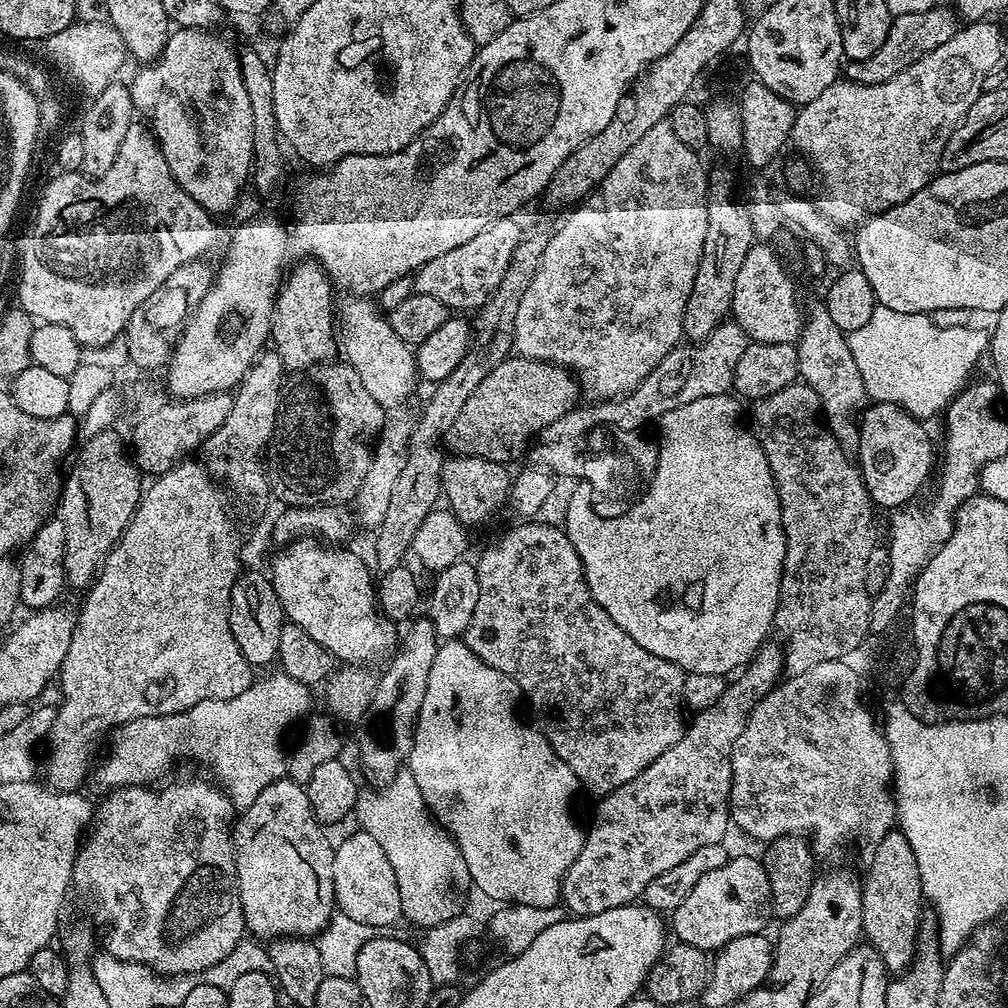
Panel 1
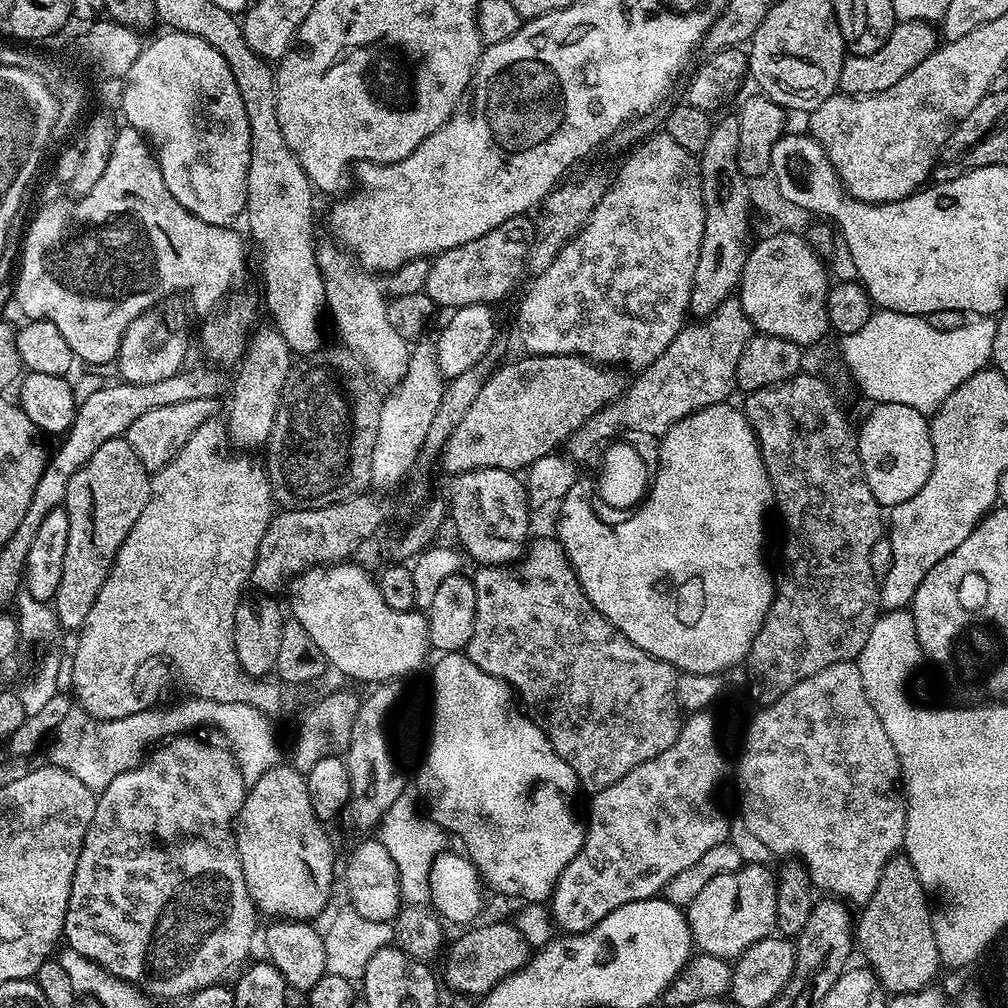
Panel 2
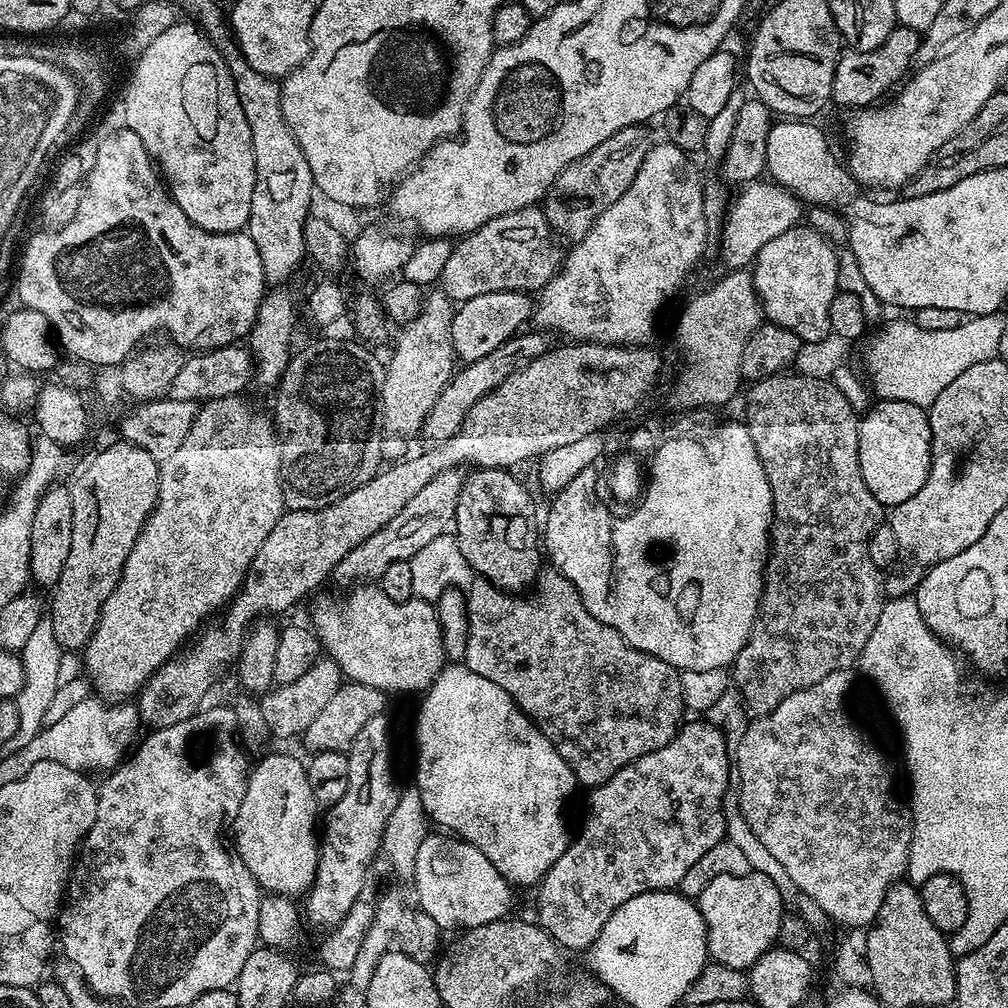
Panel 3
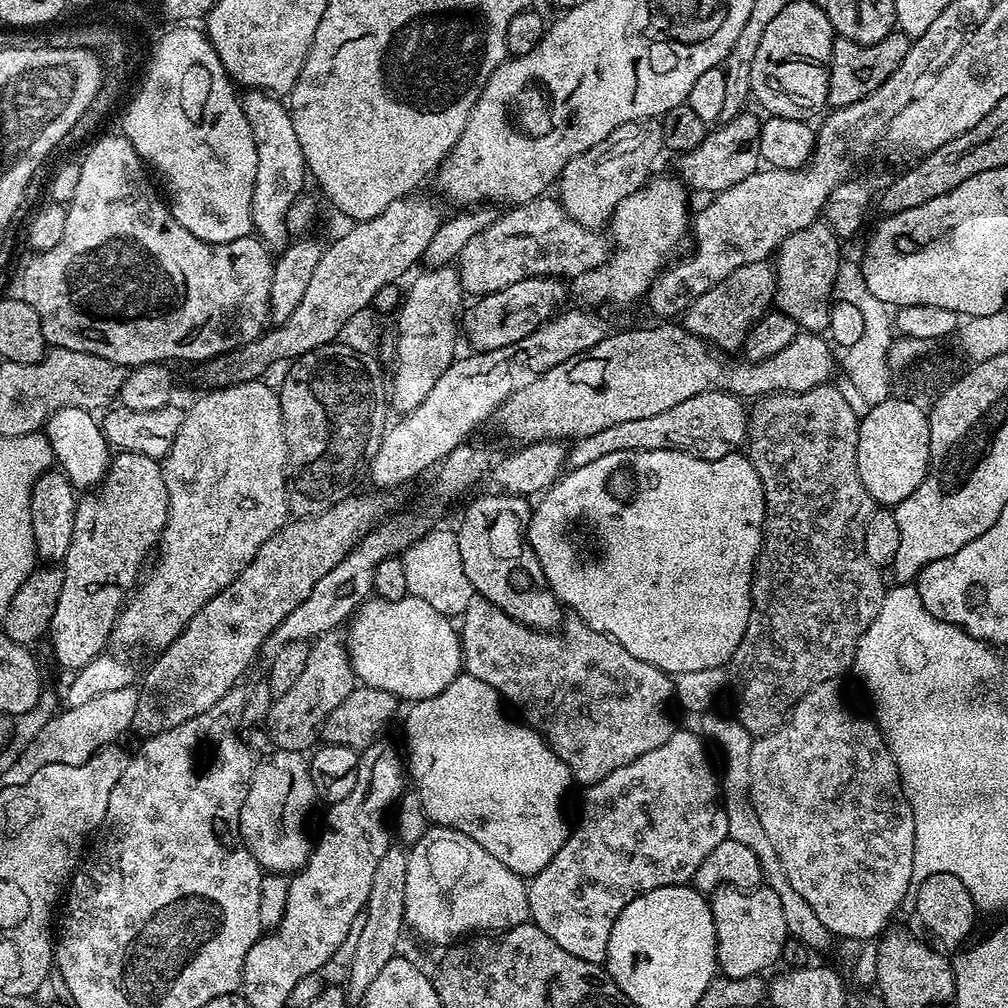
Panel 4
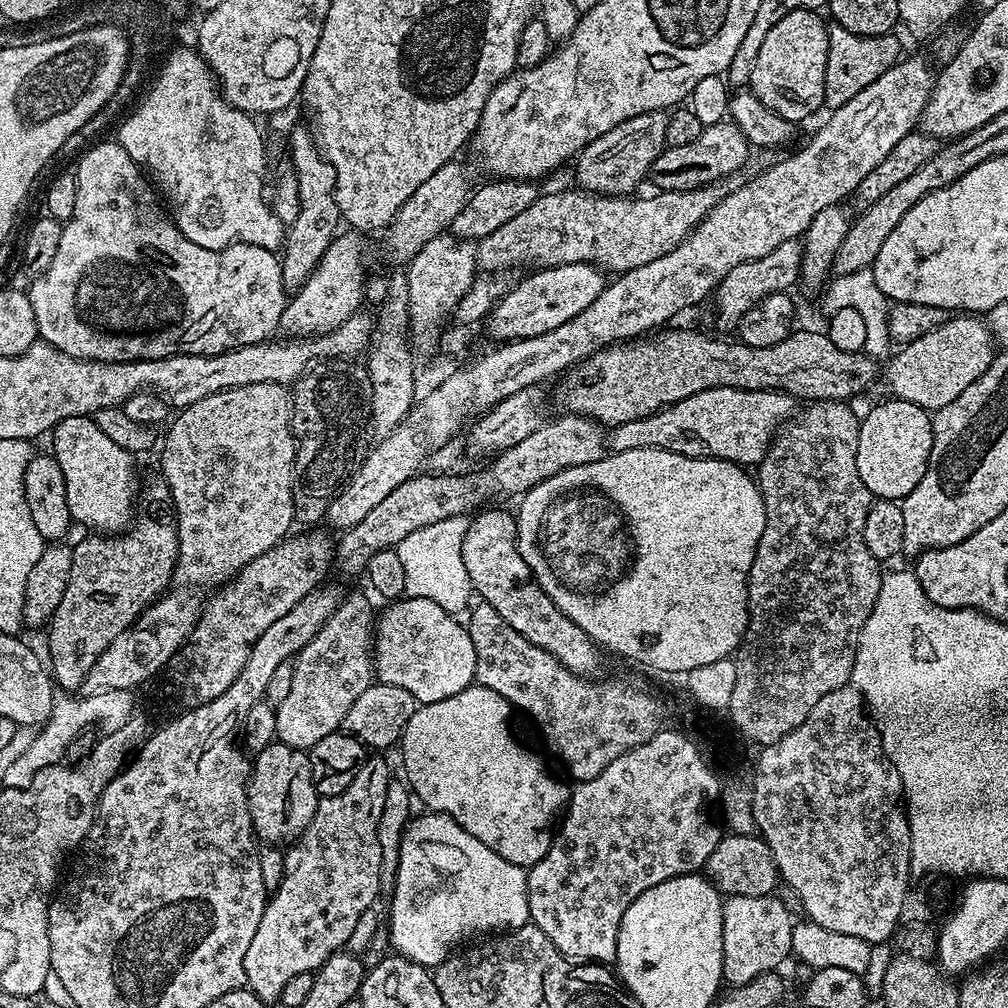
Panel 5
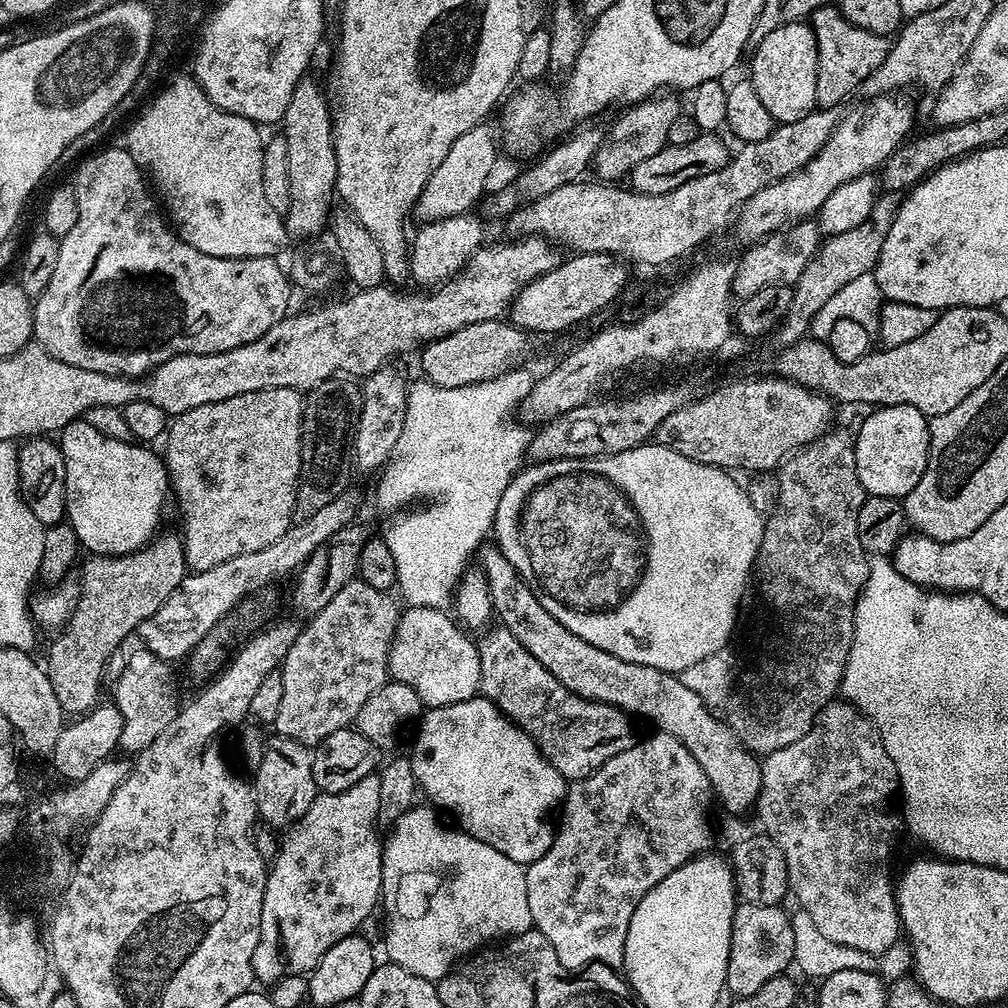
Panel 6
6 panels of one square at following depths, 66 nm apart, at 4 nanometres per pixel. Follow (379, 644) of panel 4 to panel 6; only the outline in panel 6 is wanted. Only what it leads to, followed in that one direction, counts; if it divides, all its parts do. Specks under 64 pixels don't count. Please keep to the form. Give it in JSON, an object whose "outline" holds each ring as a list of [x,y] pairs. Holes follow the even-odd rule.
{"outline":[[[405,607],[400,614],[400,621],[396,627],[396,637],[392,640],[392,649],[388,655],[388,671],[391,679],[397,684],[405,684],[410,686],[410,690],[414,690],[414,694],[418,694],[421,705],[428,708],[441,708],[442,706],[450,706],[454,702],[462,702],[468,700],[471,696],[480,692],[480,649],[475,639],[471,640],[469,633],[445,609],[442,608],[415,608]]]}

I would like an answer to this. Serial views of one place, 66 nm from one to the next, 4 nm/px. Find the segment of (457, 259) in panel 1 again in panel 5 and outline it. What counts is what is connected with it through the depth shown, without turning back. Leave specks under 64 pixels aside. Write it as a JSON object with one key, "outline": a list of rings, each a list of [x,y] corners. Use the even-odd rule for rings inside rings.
{"outline":[[[724,182],[715,184],[707,184],[701,188],[694,190],[686,190],[685,192],[662,192],[657,191],[656,196],[640,196],[641,194],[629,194],[627,196],[602,196],[595,192],[586,192],[583,190],[575,190],[576,192],[547,192],[535,200],[530,206],[526,206],[526,210],[522,210],[522,214],[510,218],[510,222],[506,222],[506,226],[502,226],[499,230],[494,230],[494,234],[490,234],[486,238],[482,238],[476,244],[476,263],[479,271],[484,274],[505,274],[511,268],[527,269],[531,266],[533,269],[553,268],[554,266],[562,266],[563,264],[594,264],[601,269],[607,270],[612,274],[629,272],[638,266],[646,266],[646,262],[654,262],[654,258],[662,258],[664,254],[670,254],[670,250],[674,250],[684,239],[686,239],[692,231],[694,231],[701,222],[706,218],[706,214],[710,214],[710,210],[714,210],[714,206],[718,206],[718,202],[722,202],[722,198],[728,195],[730,188]]]}

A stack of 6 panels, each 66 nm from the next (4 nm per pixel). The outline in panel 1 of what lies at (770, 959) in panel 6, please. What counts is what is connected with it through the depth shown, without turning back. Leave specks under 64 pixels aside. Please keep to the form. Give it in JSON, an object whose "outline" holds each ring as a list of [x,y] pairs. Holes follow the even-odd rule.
{"outline":[[[734,857],[698,878],[694,890],[671,913],[670,928],[676,931],[679,943],[712,954],[734,938],[763,933],[771,916],[770,878],[766,878],[763,863],[754,857]]]}

